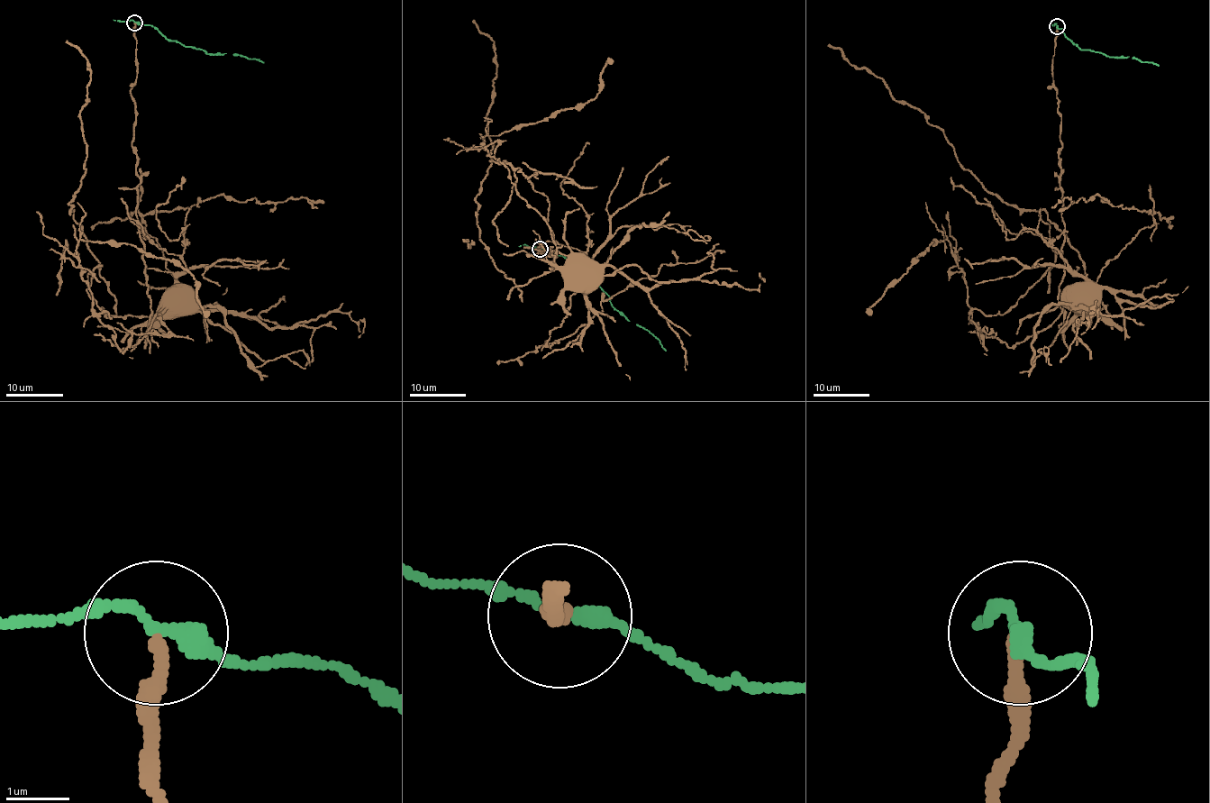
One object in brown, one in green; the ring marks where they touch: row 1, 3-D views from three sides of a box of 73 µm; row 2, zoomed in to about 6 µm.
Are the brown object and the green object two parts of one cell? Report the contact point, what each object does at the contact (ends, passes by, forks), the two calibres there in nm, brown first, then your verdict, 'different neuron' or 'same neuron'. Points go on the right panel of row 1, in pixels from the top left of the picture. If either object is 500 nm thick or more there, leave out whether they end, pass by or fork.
(1057, 26) | brown ends | green passes by | 240/240 nm | different neuron

